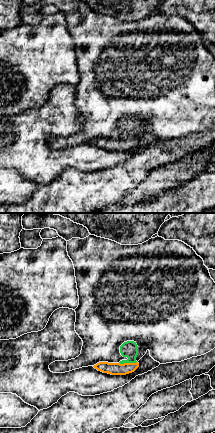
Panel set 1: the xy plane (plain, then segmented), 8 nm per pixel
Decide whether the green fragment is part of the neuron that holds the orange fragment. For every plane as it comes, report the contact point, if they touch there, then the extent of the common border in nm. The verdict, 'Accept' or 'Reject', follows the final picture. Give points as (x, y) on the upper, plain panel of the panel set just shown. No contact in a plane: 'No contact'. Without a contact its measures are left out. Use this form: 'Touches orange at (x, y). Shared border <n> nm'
Touches orange at (127, 139). Shared border 140 nm

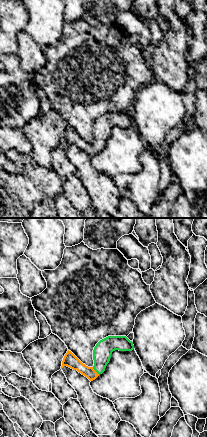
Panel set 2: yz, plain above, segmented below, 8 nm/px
Touches orange at (95, 147). Shared border 90 nm

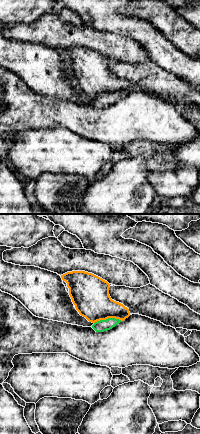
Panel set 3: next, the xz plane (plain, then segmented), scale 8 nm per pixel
Touches orange at (107, 94). Shared border 220 nm

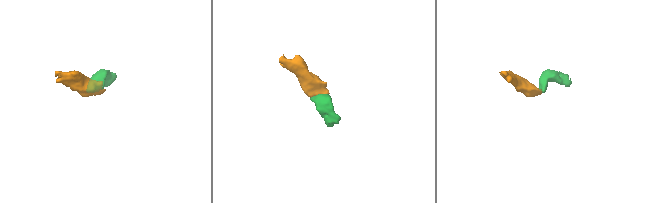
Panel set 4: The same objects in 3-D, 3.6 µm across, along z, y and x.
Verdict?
Accept

